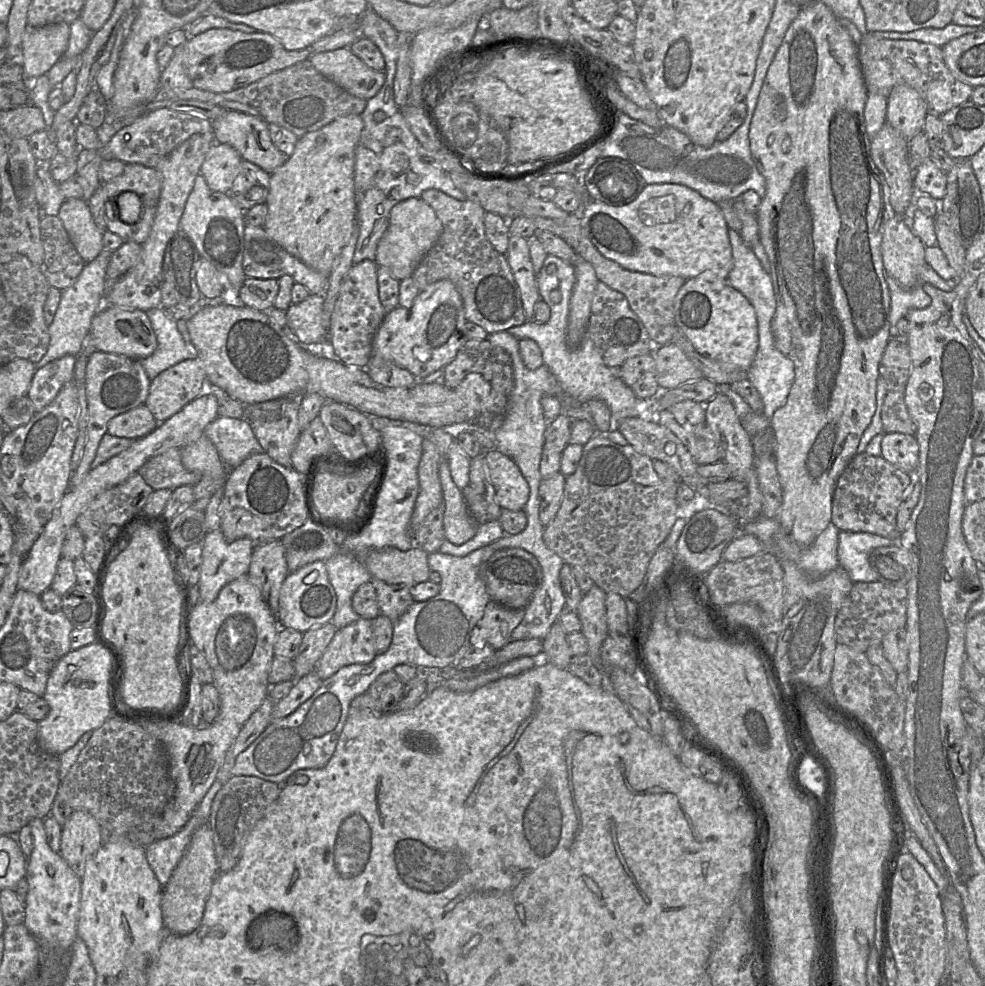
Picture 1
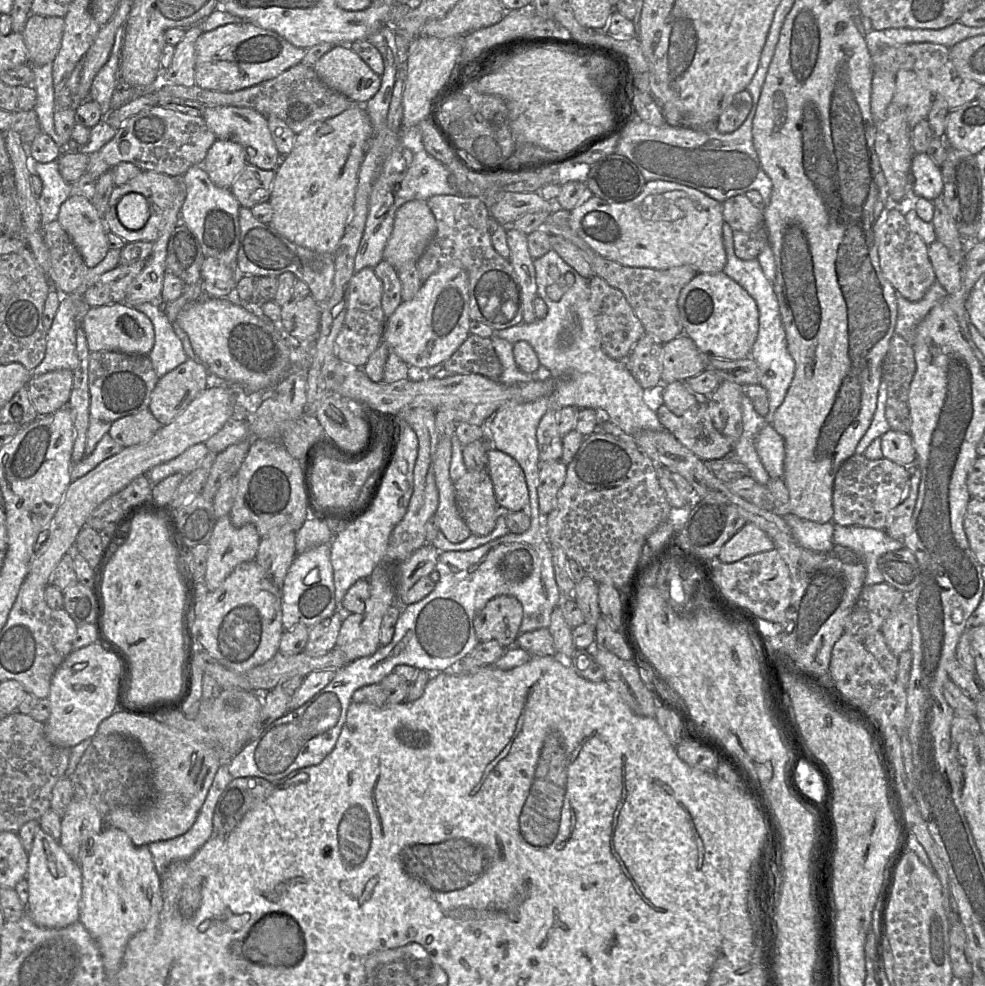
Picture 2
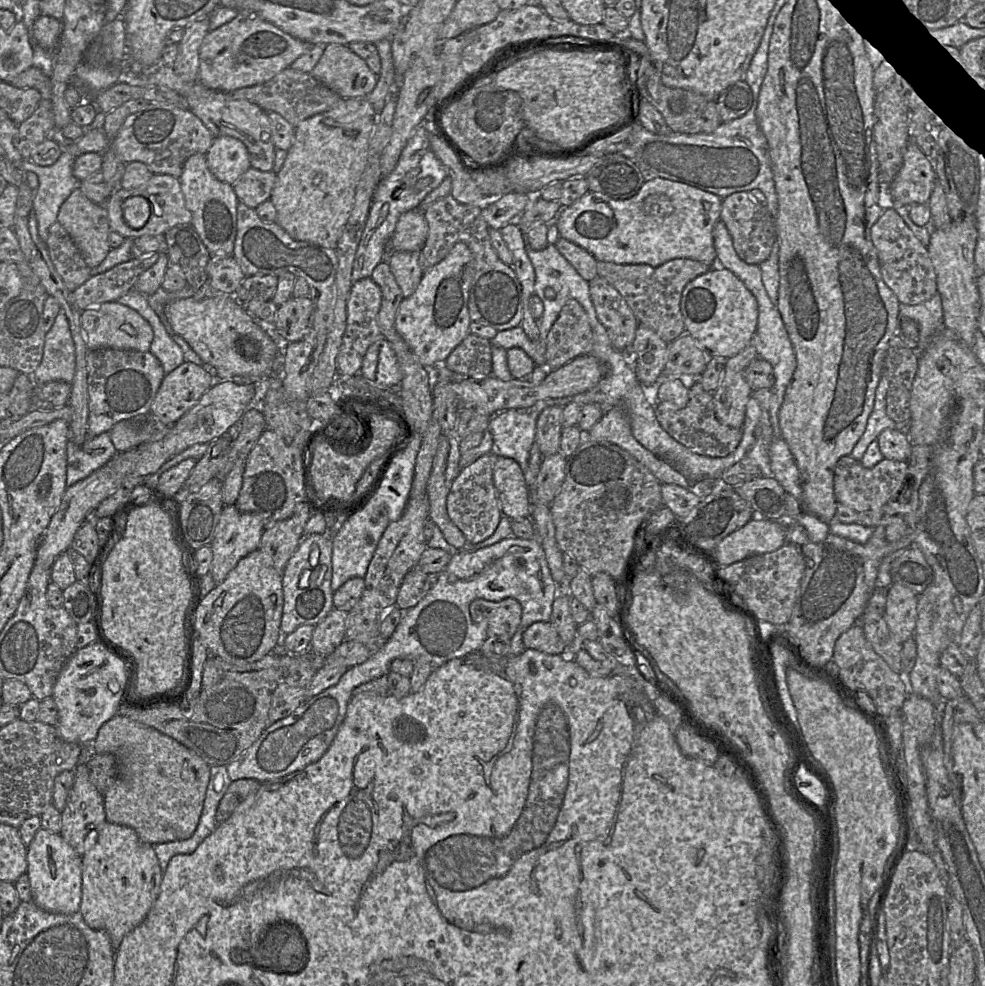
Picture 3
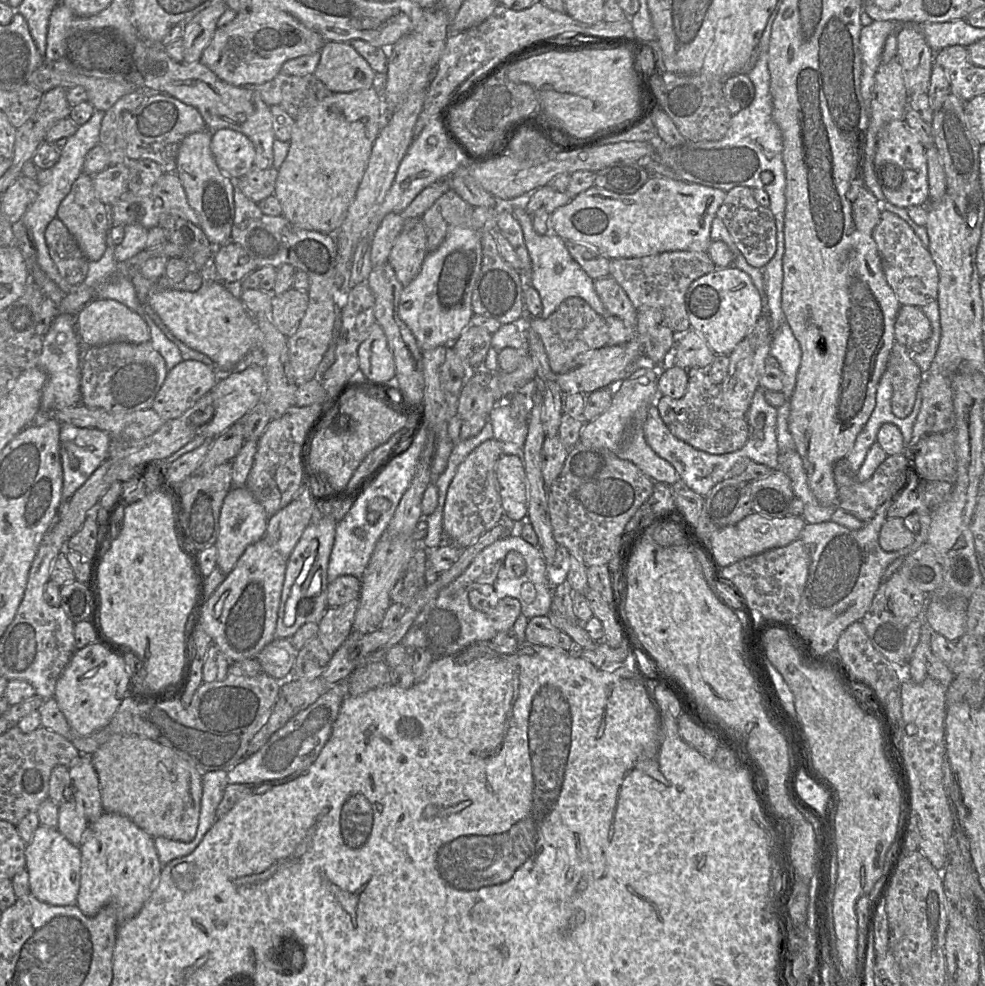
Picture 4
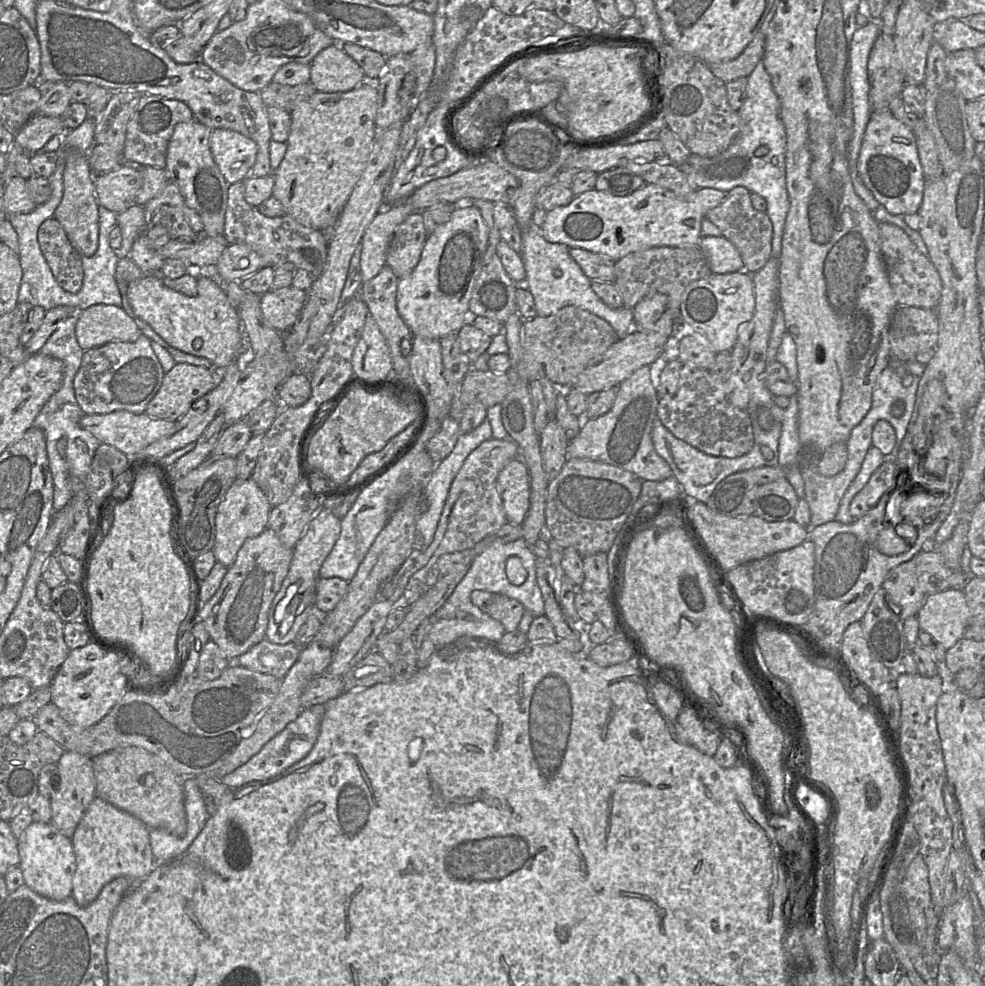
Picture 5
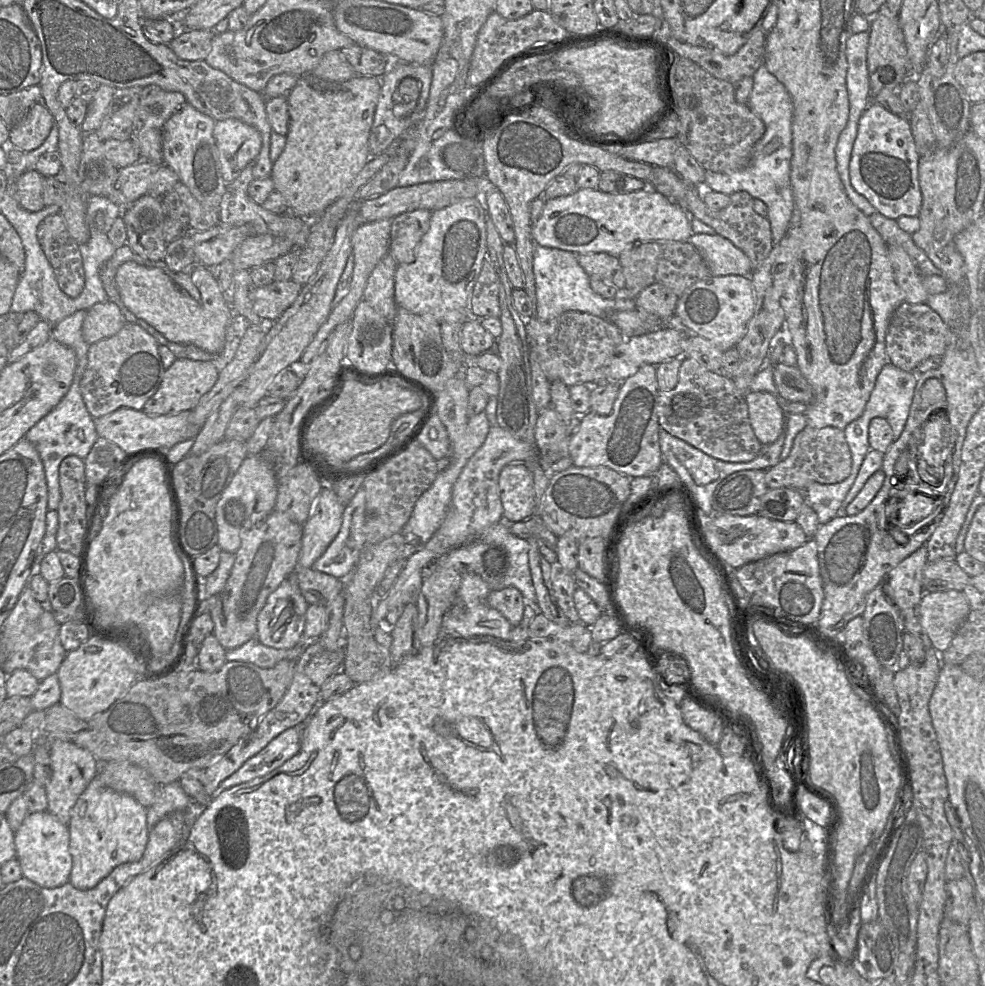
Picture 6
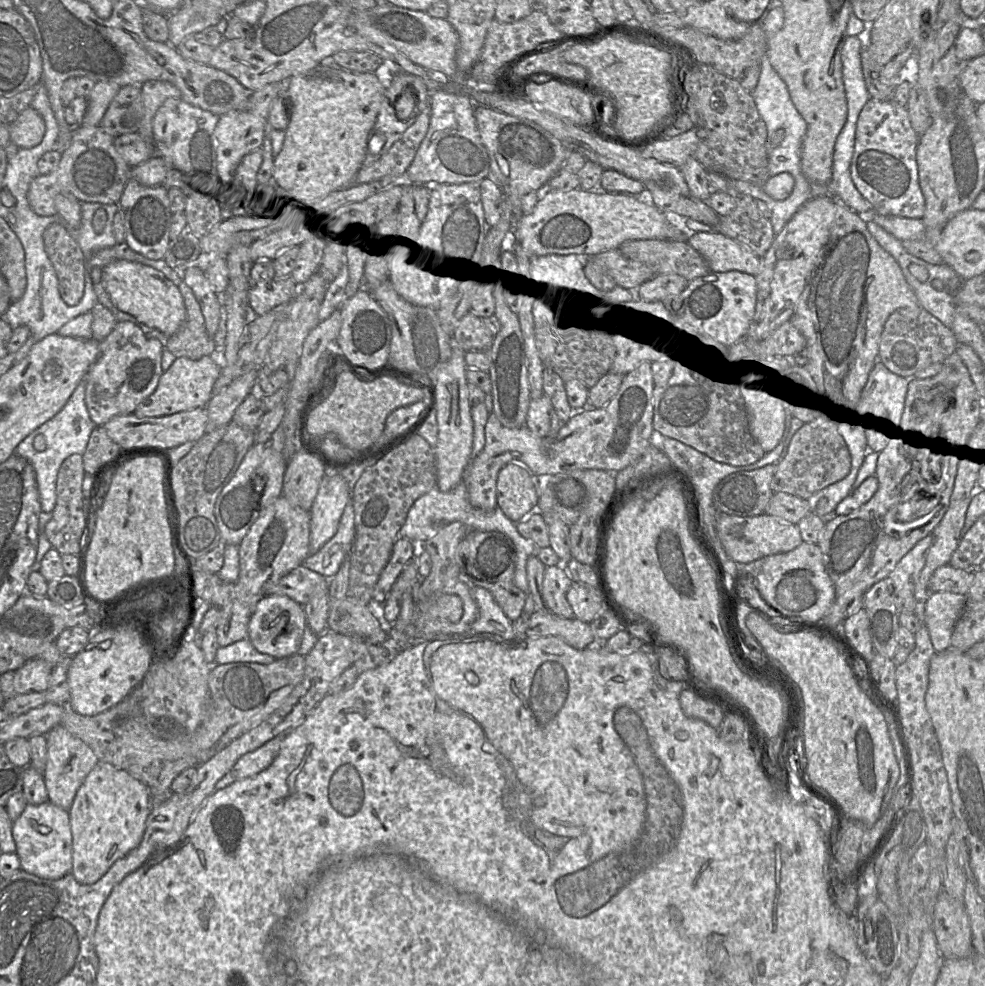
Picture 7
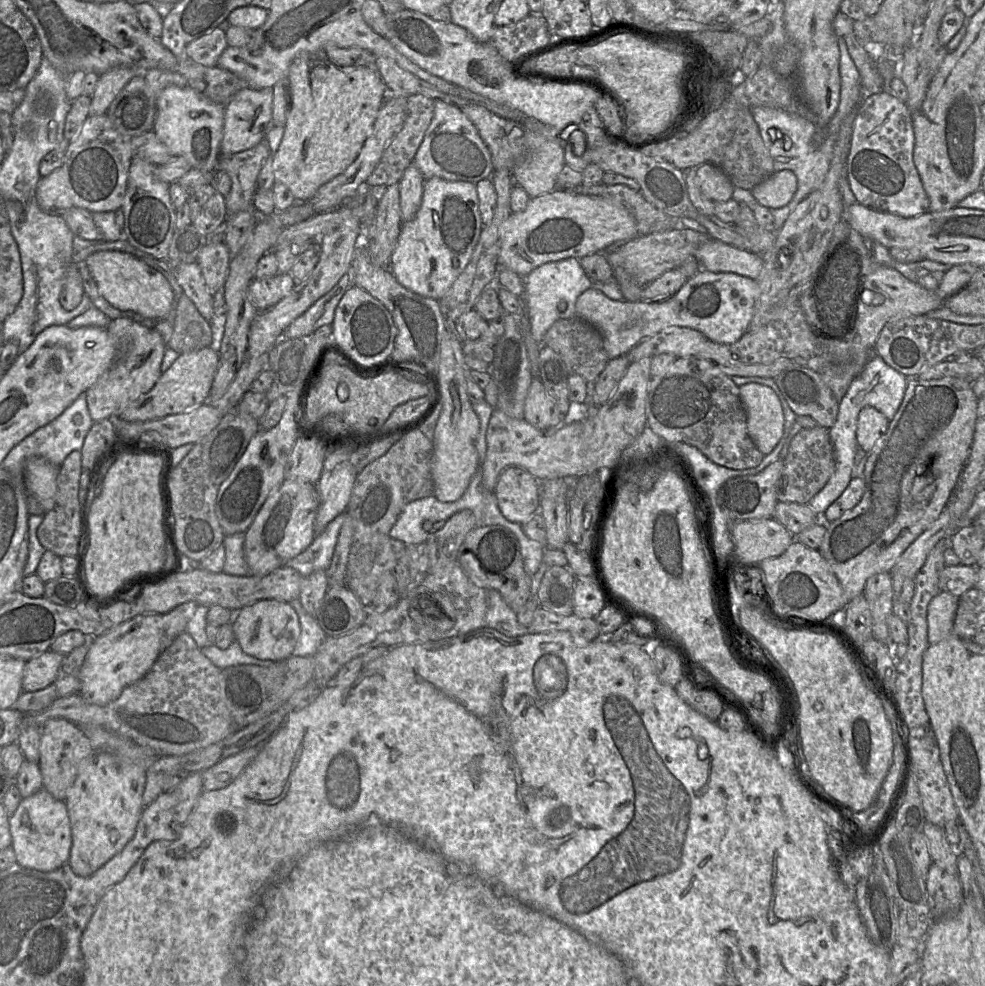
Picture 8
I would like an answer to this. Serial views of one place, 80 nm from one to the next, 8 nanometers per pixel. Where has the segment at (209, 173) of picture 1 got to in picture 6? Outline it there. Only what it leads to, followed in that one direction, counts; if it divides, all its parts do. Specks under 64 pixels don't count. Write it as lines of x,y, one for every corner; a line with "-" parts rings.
230,118
216,121
213,135
222,179
230,184
249,163
255,162
262,146
261,134
254,127

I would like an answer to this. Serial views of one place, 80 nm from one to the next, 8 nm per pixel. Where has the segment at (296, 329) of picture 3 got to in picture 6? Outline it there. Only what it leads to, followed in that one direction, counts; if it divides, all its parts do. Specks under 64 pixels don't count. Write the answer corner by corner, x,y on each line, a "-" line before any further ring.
273,281
257,287
255,291
254,310
263,321
276,321
296,300
302,285
288,281

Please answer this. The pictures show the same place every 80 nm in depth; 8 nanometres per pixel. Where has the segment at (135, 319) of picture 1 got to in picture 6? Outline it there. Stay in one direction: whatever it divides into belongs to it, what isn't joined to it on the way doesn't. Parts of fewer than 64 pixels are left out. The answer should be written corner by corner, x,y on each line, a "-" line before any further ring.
110,301
97,303
87,310
82,324
82,336
91,345
115,335
126,323
116,304

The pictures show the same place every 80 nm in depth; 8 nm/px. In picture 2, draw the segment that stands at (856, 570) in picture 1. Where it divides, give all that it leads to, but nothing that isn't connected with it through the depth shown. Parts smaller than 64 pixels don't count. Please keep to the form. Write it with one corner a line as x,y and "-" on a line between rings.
834,524
833,542
851,549
864,562
865,585
883,583
884,578
878,567
879,558
904,547
903,541
891,538
884,530
839,524

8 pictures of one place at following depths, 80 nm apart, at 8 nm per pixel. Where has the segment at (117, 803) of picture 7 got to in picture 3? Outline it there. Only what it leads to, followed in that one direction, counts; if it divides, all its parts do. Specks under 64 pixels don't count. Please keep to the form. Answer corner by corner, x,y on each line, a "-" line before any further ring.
105,820
102,824
96,827
95,829
95,836
91,836
90,839
87,839
86,836
86,848
85,853
81,858
81,870
82,870
82,884
81,884
81,902
79,911
81,916
83,917
86,924
95,930
103,930
107,933
111,944
114,948
114,959
115,959
115,951
118,949
122,939
126,934
140,925
146,916
148,915
149,911
151,910
152,906
154,905
157,896
160,891
160,884
162,879
162,870
159,865
159,861
155,854
154,848
151,844
142,841
135,830
128,826
114,824

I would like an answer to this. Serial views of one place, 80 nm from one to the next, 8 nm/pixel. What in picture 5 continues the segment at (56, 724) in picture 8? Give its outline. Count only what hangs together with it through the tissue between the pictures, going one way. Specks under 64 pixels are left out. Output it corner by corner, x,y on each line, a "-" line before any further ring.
65,751
56,765
59,783
50,796
51,823
71,840
86,809
96,797
93,758
74,751

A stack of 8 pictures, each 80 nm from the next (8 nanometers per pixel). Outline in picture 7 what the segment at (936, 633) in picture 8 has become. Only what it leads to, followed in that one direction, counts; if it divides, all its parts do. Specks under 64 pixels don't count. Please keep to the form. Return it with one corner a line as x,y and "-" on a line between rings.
933,592
928,598
924,624
936,653
950,649
952,632
966,600
967,595
952,592

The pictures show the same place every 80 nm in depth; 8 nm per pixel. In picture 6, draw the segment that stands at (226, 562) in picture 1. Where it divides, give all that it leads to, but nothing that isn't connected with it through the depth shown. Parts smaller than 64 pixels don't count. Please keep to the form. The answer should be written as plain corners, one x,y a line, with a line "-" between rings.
265,453
247,455
216,506
217,544
220,548
235,554
241,546
243,534
274,510
277,494
278,480

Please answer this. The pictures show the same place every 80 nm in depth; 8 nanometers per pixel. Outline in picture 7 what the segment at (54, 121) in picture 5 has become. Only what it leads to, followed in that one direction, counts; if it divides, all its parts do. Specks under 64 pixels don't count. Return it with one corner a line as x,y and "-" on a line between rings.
30,106
22,111
9,126
10,141
19,148
33,148
43,139
45,122
41,115

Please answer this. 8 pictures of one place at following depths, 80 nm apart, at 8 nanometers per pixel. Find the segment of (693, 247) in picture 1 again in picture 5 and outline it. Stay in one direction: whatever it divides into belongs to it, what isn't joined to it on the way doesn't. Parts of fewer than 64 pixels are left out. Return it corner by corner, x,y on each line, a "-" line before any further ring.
647,183
633,193
623,196
592,189
575,196
567,205
548,211
541,231
548,242
565,244
569,248
582,248
608,256
615,262
630,253
651,247
698,247
702,237
702,220
708,211
724,201
726,195
727,193
714,188
699,188
687,196
679,197
670,190

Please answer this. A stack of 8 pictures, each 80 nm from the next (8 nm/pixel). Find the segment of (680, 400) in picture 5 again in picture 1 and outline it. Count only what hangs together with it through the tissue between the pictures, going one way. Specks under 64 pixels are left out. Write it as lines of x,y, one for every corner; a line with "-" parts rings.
670,409
658,414
658,423
672,431
687,447
694,462
698,465
711,464
720,459
718,445
706,423
680,424

